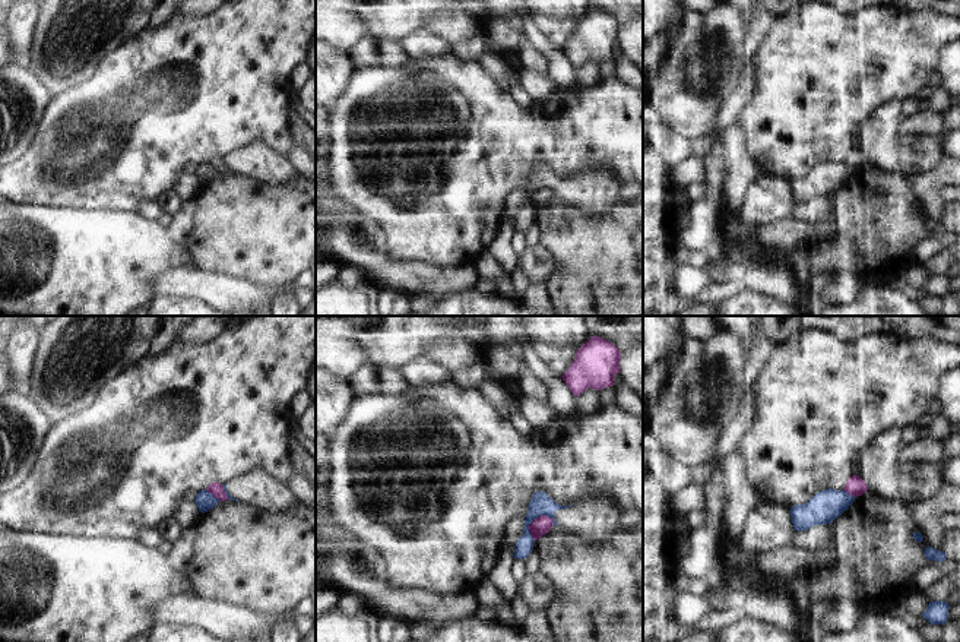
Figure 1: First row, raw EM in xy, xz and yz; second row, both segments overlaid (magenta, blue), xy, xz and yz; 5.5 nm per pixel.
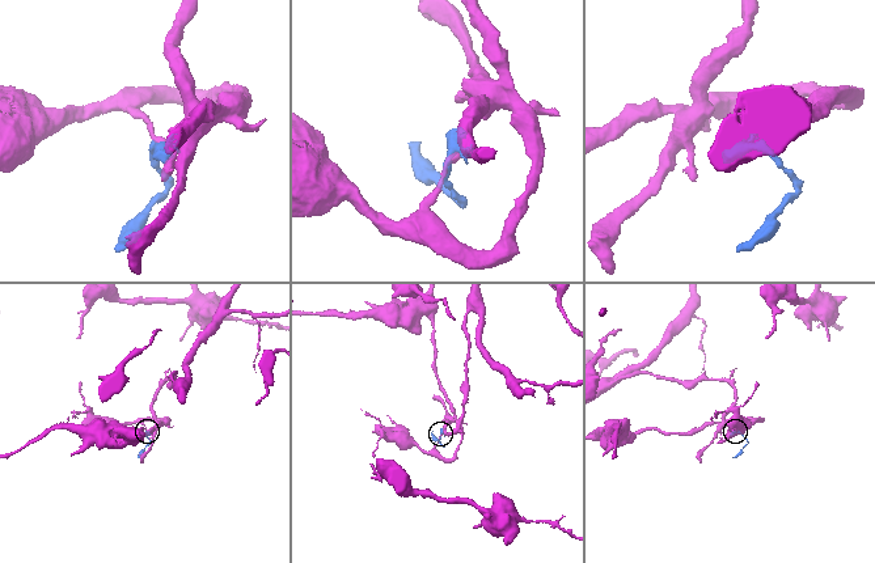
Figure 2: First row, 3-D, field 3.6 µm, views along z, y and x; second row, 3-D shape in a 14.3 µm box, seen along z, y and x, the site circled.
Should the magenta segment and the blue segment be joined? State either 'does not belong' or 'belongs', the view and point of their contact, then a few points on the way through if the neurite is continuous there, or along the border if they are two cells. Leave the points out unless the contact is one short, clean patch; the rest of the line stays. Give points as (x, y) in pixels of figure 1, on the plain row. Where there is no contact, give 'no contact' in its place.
does not belong; contact xz (532, 195); border xz (551, 189), (541, 187), (529, 198), (534, 212)

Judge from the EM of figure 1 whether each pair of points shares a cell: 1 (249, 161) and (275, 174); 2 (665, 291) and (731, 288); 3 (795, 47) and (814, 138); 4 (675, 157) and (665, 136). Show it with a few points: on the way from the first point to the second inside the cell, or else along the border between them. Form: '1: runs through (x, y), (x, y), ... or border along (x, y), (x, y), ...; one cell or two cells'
1: runs through (254, 161), (262, 161), (269, 168); one cell
2: runs through (681, 300), (699, 300), (715, 293); one cell
3: runs through (814, 69), (814, 116); one cell
4: runs through (675, 152), (667, 141); one cell

